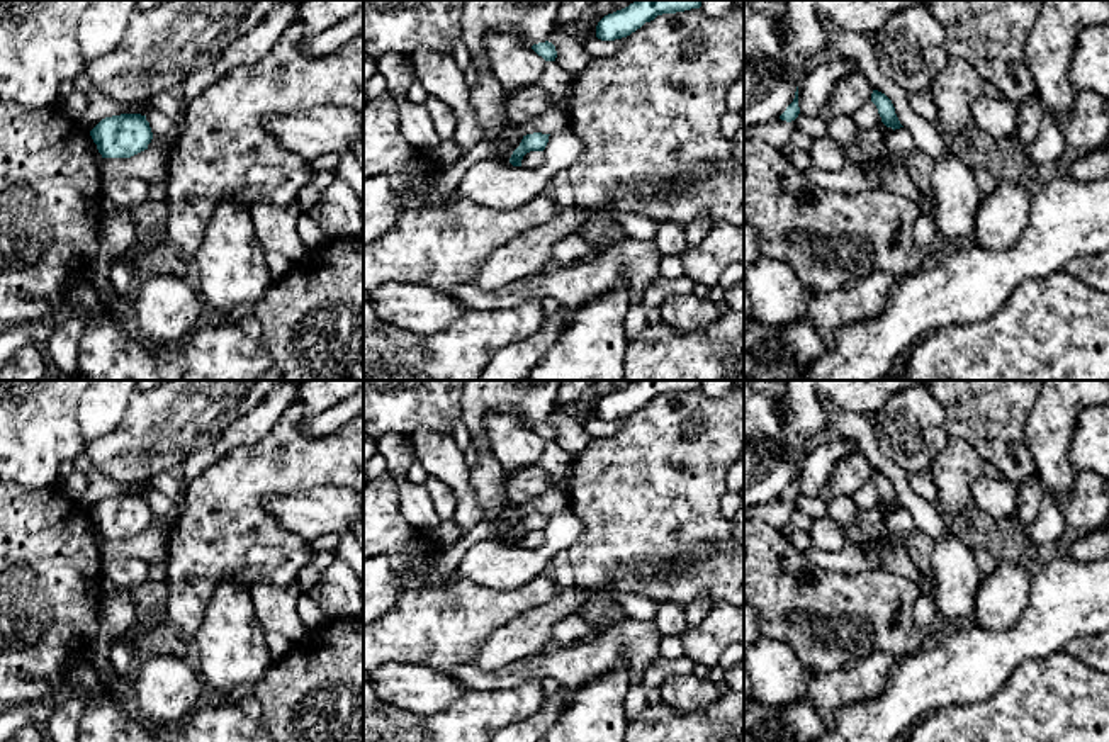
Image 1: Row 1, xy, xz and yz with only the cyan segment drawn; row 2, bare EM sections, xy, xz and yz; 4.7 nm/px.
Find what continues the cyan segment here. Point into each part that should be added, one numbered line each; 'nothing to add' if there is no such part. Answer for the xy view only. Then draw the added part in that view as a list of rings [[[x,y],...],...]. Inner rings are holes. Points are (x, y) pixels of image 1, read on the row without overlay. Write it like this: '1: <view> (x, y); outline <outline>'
nothing to add

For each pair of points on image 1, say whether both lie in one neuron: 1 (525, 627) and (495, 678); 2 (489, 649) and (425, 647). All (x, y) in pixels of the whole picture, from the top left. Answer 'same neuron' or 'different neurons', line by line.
1: different neurons
2: different neurons

